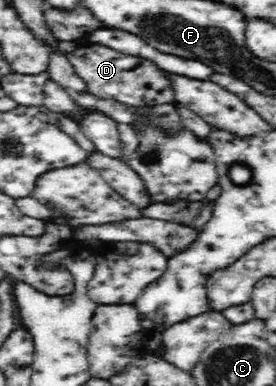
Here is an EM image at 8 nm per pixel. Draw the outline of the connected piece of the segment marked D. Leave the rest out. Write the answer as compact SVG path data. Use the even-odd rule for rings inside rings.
M96 43L77 46L65 54L75 72L85 81L87 91L101 99L115 99L119 103L134 107L154 107L160 104L175 104L175 92L169 84L167 74L157 64L147 59L123 54L114 48Z

